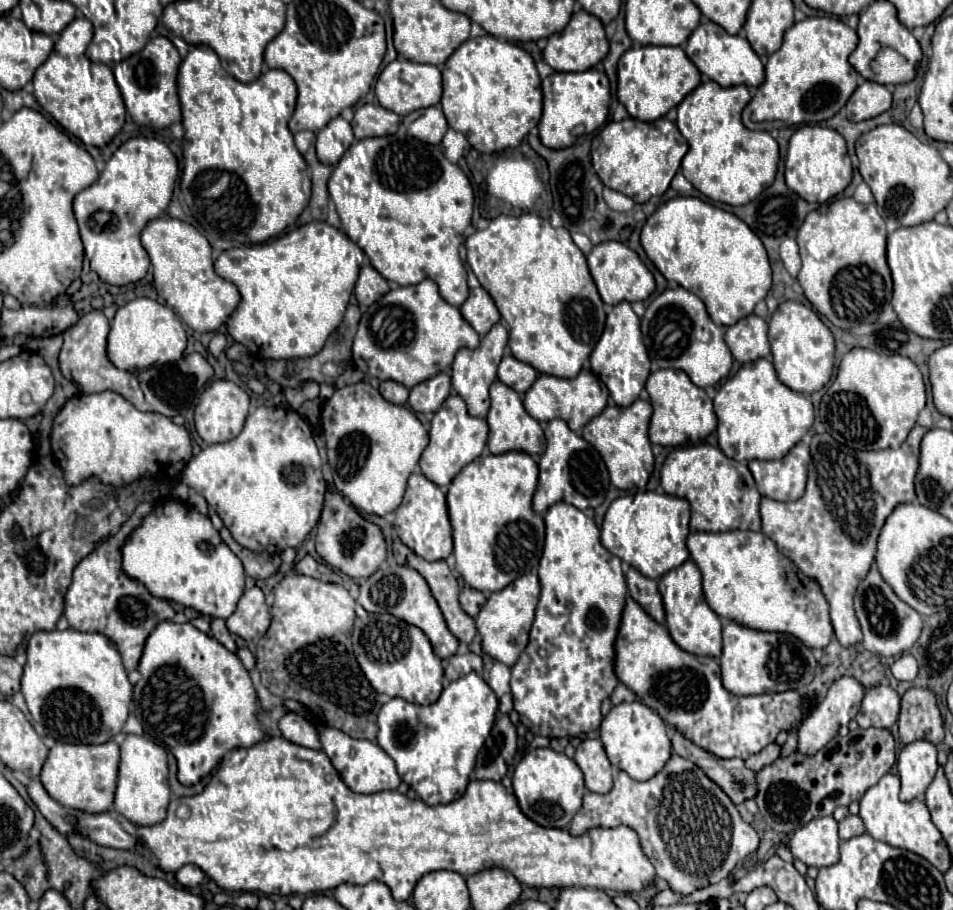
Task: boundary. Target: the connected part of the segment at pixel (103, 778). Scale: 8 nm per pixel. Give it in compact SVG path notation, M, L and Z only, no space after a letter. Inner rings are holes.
M114 741L102 745L68 745L56 743L42 767L40 781L48 795L68 809L82 813L104 813L114 803L118 779L118 745Z

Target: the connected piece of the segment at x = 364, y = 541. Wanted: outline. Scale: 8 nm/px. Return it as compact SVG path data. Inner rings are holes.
M326 491L326 503L324 503L324 509L318 521L316 551L334 569L354 579L366 579L386 559L386 541L382 537L382 531L374 523L360 517L356 509L348 505L338 493Z

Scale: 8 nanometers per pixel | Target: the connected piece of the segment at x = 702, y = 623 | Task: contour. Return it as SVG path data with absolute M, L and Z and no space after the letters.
M688 559L680 567L662 575L658 581L658 589L664 599L666 627L670 631L670 637L674 639L674 643L694 655L720 657L720 653L722 653L722 621L708 607L708 603L704 599L702 575L700 575L700 569L696 567L696 563L692 559Z

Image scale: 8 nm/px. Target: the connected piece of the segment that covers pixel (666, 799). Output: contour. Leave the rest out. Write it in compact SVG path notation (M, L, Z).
M672 753L664 769L648 781L636 781L628 773L614 769L612 791L606 795L586 793L584 805L570 821L568 831L572 835L582 835L590 827L618 827L618 825L628 825L640 835L640 845L648 855L648 859L654 863L658 877L668 881L670 887L680 893L692 893L694 889L726 879L740 859L758 849L758 833L740 817L730 797L712 779L708 779L698 765L676 753Z

